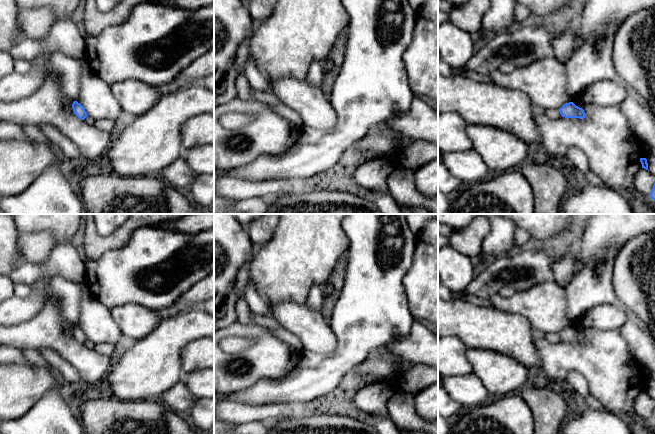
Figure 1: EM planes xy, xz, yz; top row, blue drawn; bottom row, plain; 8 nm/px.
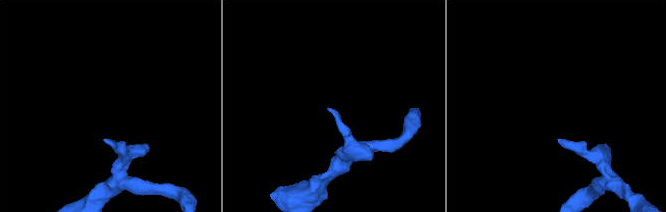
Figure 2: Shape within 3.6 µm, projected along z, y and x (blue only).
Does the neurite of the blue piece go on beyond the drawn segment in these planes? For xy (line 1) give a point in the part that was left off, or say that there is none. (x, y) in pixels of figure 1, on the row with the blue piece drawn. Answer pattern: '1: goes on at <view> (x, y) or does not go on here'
1: does not go on here

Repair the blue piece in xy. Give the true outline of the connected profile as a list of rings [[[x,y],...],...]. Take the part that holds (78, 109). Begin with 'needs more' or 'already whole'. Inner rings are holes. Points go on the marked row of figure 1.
already whole; [[[74,101],[72,104],[73,112],[74,114],[81,120],[84,120],[88,115],[84,109],[84,107],[78,103],[77,101]]]

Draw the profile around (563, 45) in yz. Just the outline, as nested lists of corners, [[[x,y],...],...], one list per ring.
[[[570,20],[558,29],[559,36],[551,42],[551,46],[554,50],[555,58],[565,63],[574,51],[575,41],[578,37],[577,22],[576,20]]]

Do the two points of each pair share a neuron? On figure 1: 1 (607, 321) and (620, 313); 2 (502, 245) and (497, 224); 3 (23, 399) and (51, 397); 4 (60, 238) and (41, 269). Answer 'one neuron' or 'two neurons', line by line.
1: one neuron
2: one neuron
3: two neurons
4: two neurons

